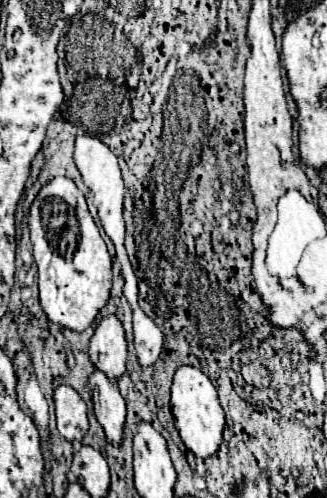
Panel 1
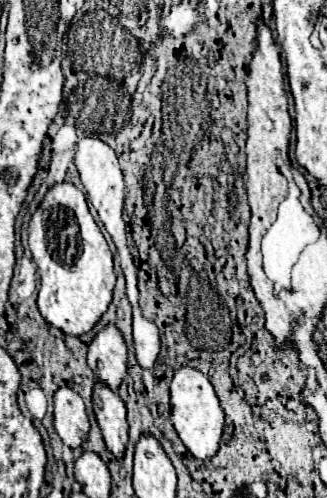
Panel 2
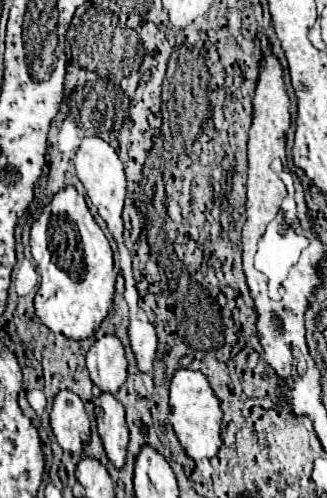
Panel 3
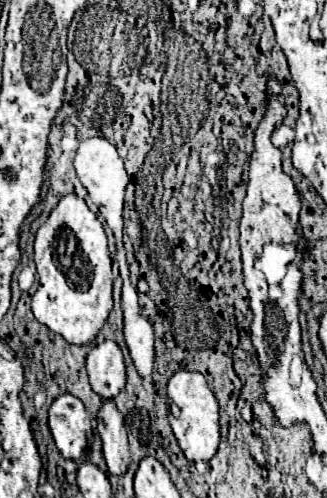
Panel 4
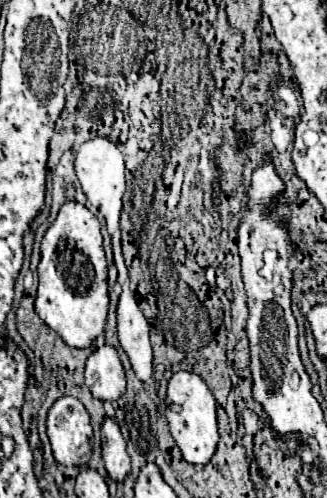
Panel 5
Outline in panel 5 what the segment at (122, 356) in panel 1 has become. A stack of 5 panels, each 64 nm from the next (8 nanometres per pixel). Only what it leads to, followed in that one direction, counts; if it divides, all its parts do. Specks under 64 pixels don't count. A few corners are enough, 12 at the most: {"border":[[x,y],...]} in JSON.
{"border":[[114,346],[86,360],[86,386],[98,400],[126,390],[124,366]]}

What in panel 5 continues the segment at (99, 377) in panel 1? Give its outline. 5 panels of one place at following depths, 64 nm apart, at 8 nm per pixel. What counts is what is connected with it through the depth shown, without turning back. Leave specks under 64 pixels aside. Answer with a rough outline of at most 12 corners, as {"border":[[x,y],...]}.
{"border":[[114,416],[102,422],[102,458],[112,480],[130,472],[126,440]]}

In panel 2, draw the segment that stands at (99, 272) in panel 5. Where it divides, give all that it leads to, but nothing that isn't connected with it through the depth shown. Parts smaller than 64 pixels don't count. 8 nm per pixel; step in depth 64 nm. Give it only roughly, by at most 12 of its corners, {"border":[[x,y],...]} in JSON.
{"border":[[68,180],[30,218],[40,314],[86,334],[106,312],[112,252]]}

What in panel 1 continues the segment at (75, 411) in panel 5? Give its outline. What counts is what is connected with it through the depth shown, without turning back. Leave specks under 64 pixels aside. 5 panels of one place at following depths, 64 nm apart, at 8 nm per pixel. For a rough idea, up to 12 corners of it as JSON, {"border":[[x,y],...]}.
{"border":[[70,386],[54,390],[58,432],[82,440],[86,404]]}

